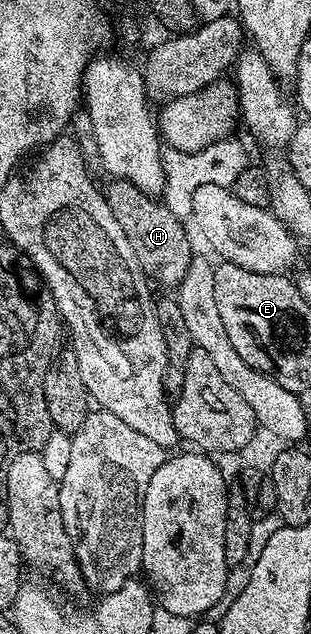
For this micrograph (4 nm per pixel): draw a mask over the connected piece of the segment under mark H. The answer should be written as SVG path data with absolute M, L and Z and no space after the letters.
M116 178L105 186L105 197L109 204L109 212L117 216L117 224L125 232L129 240L129 248L139 261L139 268L152 283L160 282L163 286L178 287L179 281L187 275L187 269L193 257L191 242L187 239L184 219L179 218L168 208L166 202L158 197L141 192L137 184L129 184L129 180Z

